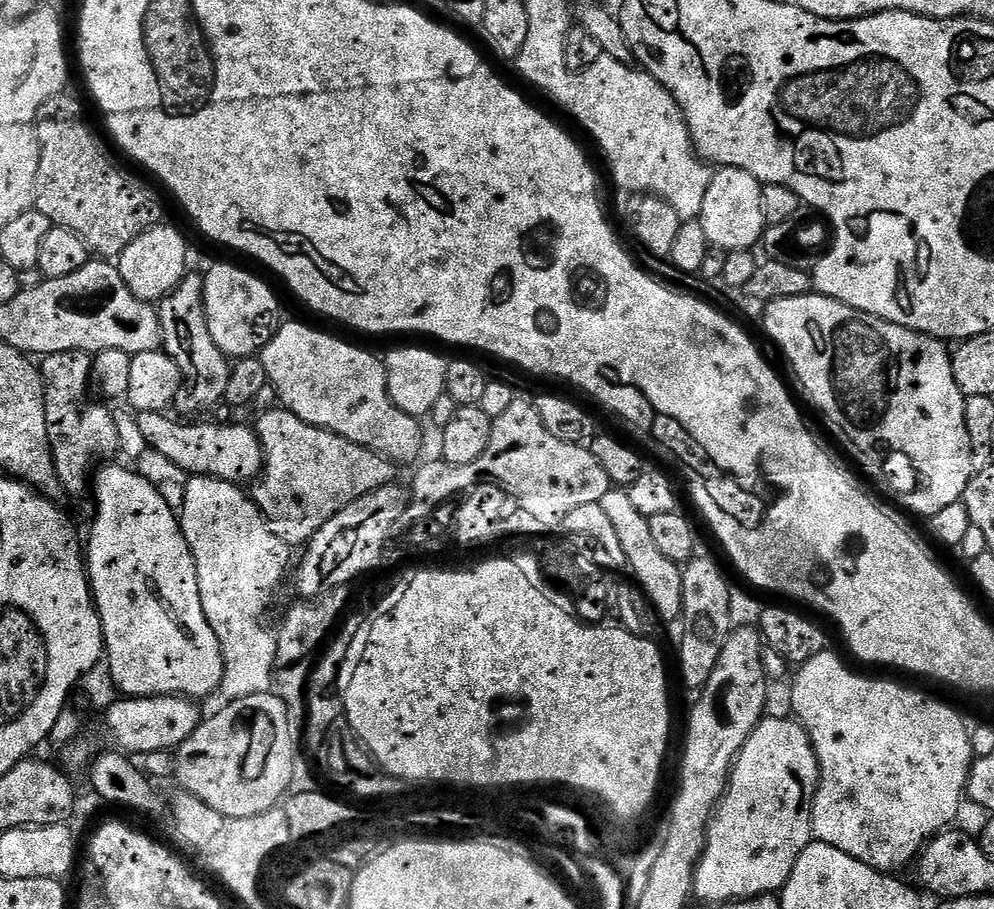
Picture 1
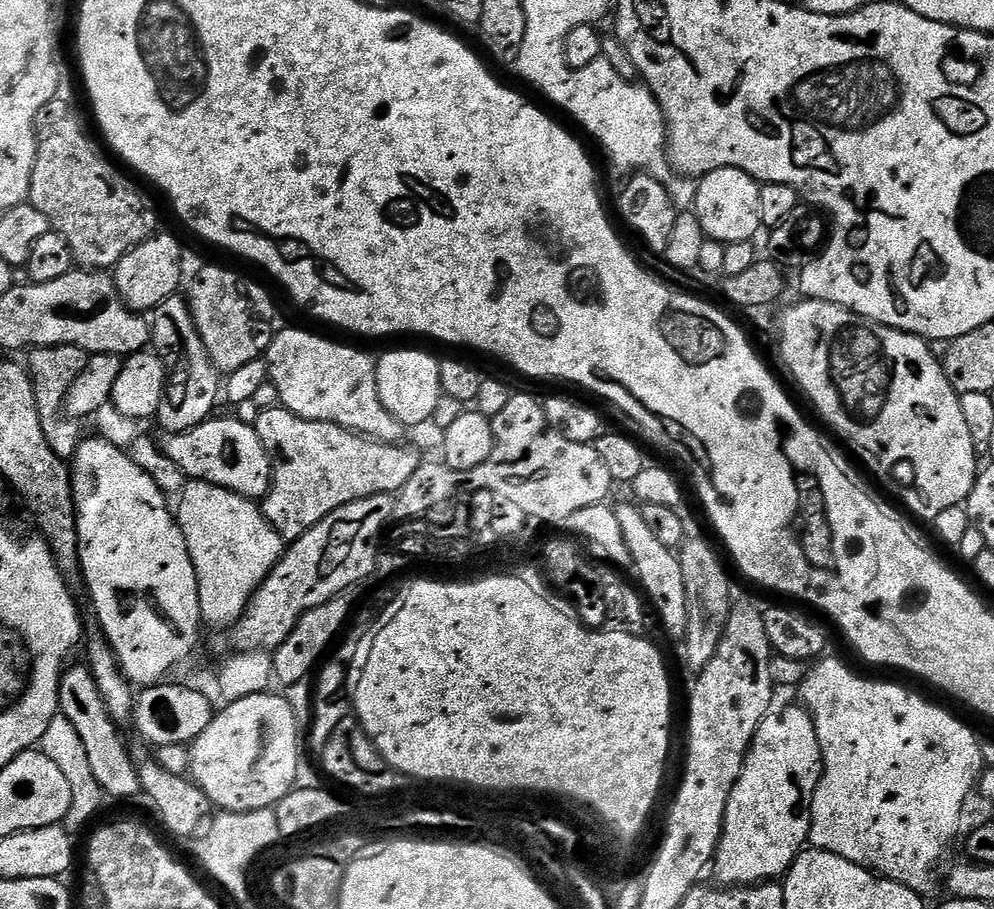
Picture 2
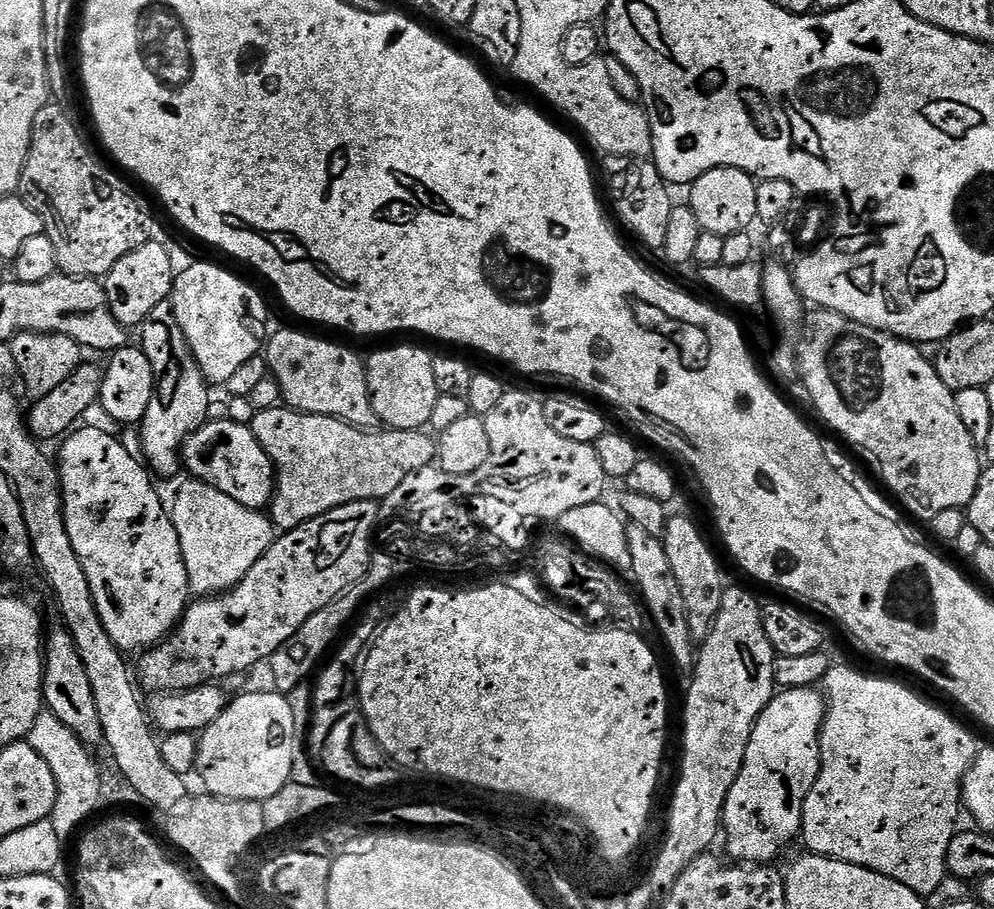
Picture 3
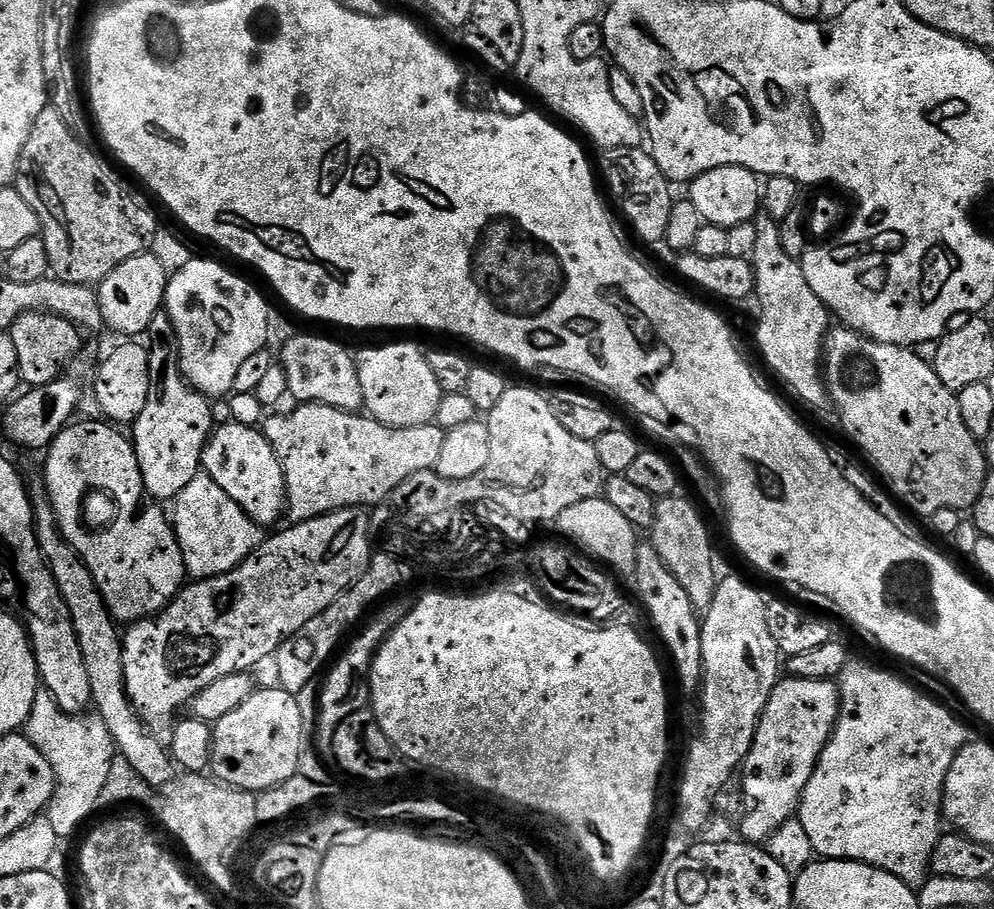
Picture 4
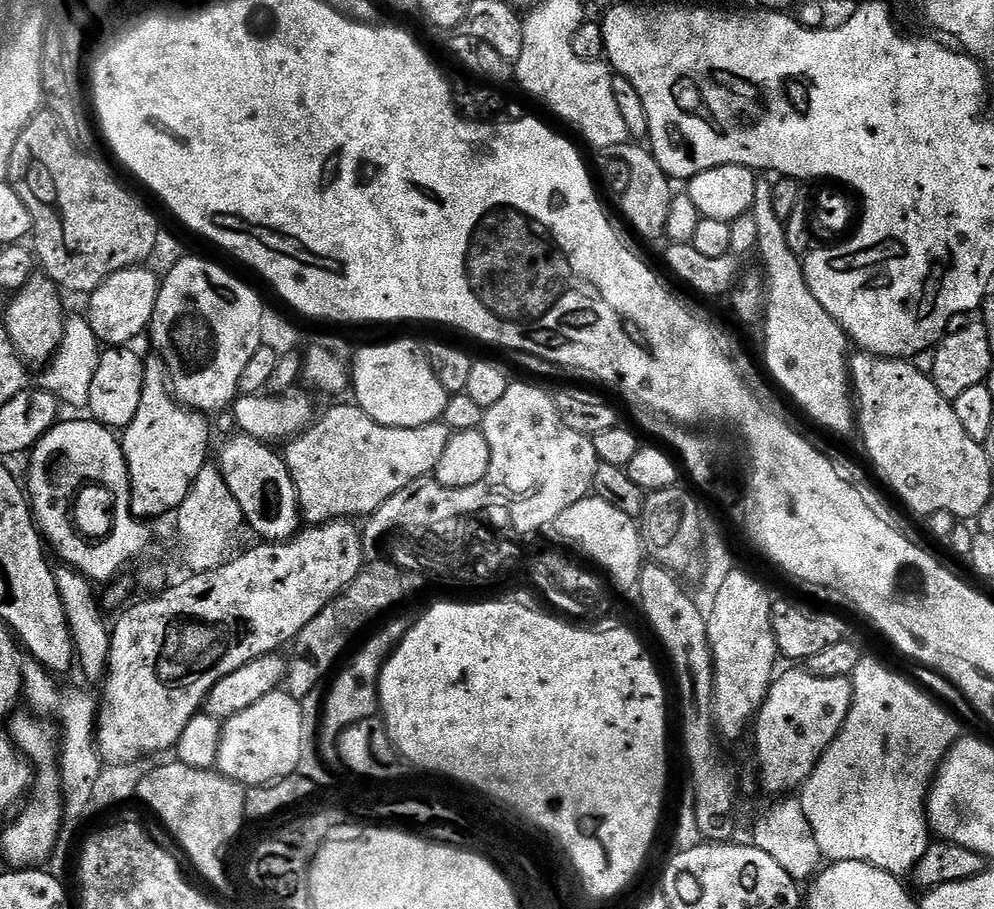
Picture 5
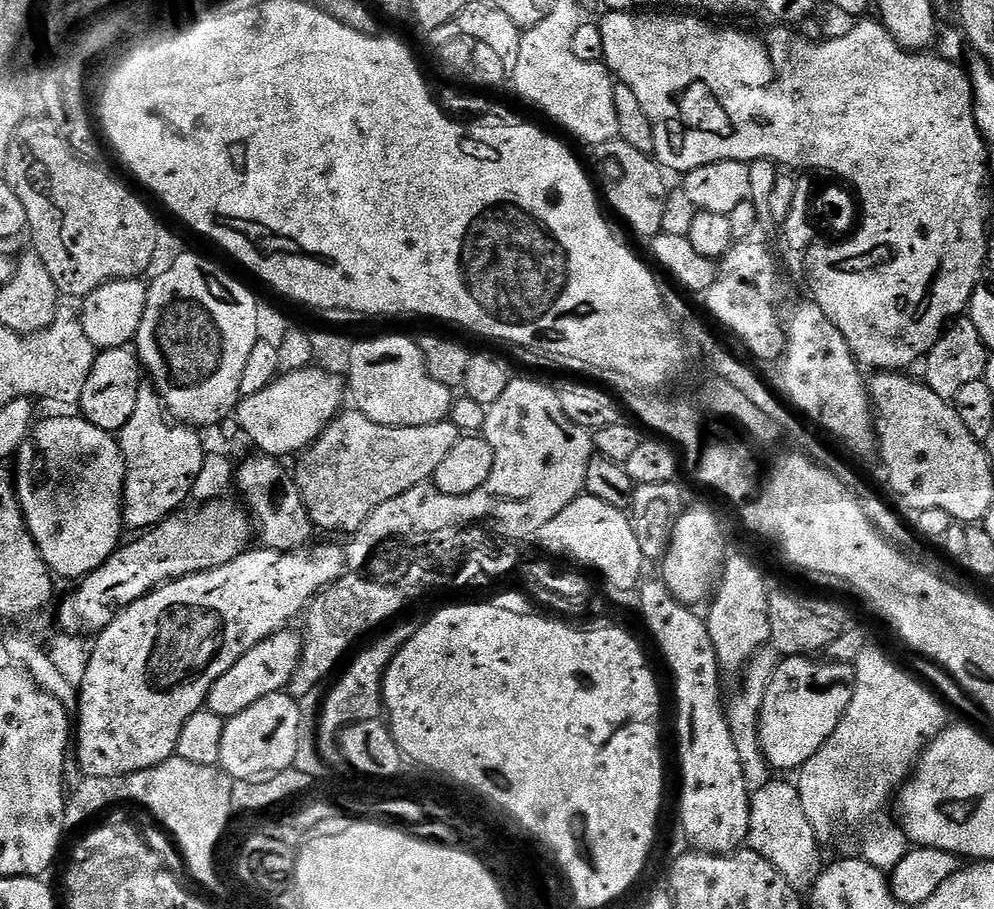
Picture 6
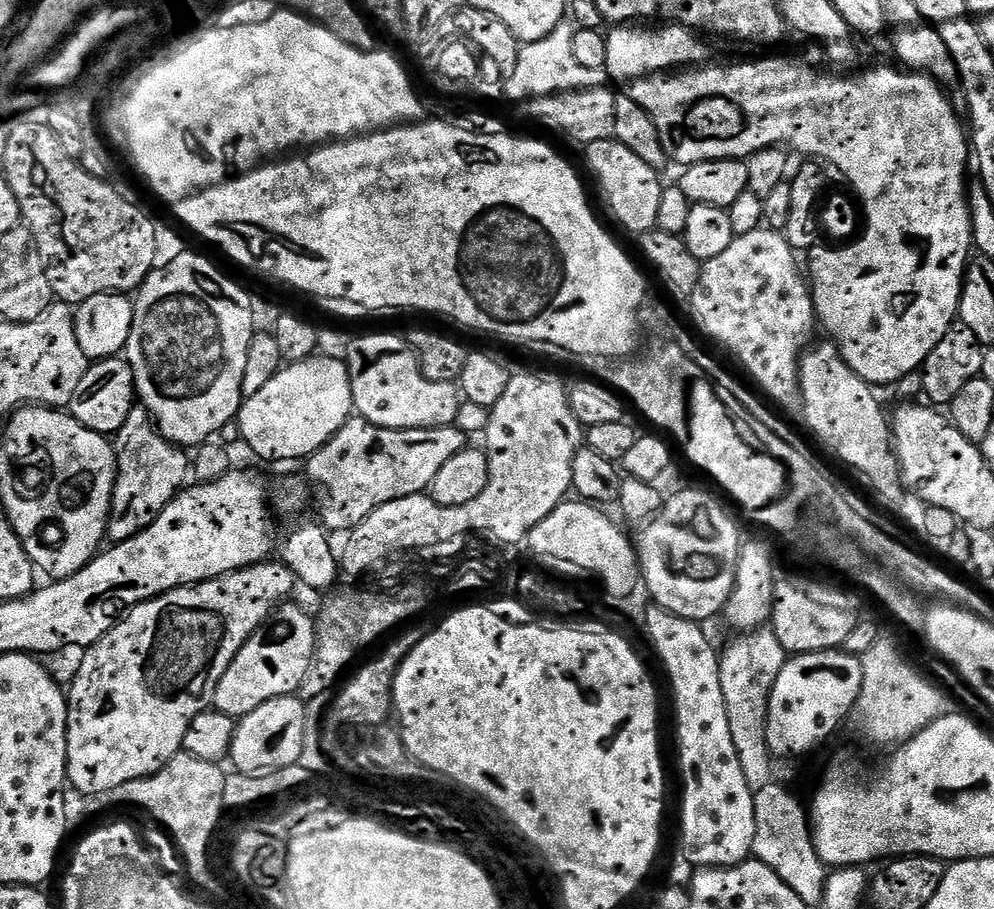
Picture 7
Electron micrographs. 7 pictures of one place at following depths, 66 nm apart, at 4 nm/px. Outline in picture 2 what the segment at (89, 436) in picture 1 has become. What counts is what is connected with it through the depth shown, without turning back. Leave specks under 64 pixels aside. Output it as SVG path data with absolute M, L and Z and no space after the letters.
M59 344L31 349L27 356L26 367L28 375L32 377L34 398L40 411L46 442L50 442L50 450L54 450L54 454L58 454L65 462L71 461L80 445L82 433L80 433L81 425L65 415L64 400L68 397L70 386L74 386L74 378L78 378L78 374L86 370L89 353L82 351L78 346Z

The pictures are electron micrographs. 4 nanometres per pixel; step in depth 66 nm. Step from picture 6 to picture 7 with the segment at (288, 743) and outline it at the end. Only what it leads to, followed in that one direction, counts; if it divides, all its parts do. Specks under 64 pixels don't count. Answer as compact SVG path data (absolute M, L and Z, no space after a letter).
M296 694L262 702L258 710L243 717L236 725L230 753L230 761L232 760L233 764L231 767L237 772L263 774L301 763L304 754L307 713L305 701Z

